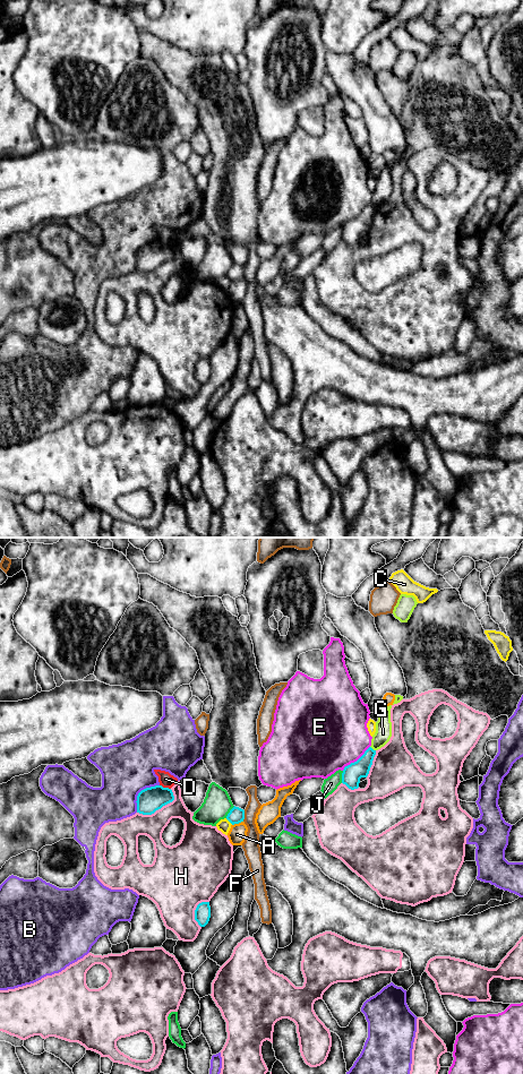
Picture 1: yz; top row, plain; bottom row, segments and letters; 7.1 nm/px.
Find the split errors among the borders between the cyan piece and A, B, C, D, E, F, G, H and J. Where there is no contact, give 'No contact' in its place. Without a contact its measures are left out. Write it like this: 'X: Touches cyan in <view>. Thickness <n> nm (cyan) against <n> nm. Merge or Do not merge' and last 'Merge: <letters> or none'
A: Touches cyan in yz. Thickness 110 nm (cyan) against 130 nm. Do not merge
B: Touches cyan in yz. Thickness 180 nm (cyan) against 360 nm. Do not merge
C: Touches cyan in yz. Thickness 110 nm (cyan) against 90 nm. Do not merge
D: Touches cyan in yz. Thickness 180 nm (cyan) against 100 nm. Do not merge
E: Touches cyan in yz. Thickness 140 nm (cyan) against 480 nm. Do not merge
F: Touches cyan in yz. Thickness 110 nm (cyan) against 120 nm. Do not merge
G: Touches cyan in yz. Thickness 140 nm (cyan) against 120 nm. Do not merge
H: Touches cyan in yz. Thickness 180 nm (cyan) against 160 nm. Do not merge
J: Touches cyan in yz. Thickness 140 nm (cyan) against 100 nm. Do not merge
Merge: none

